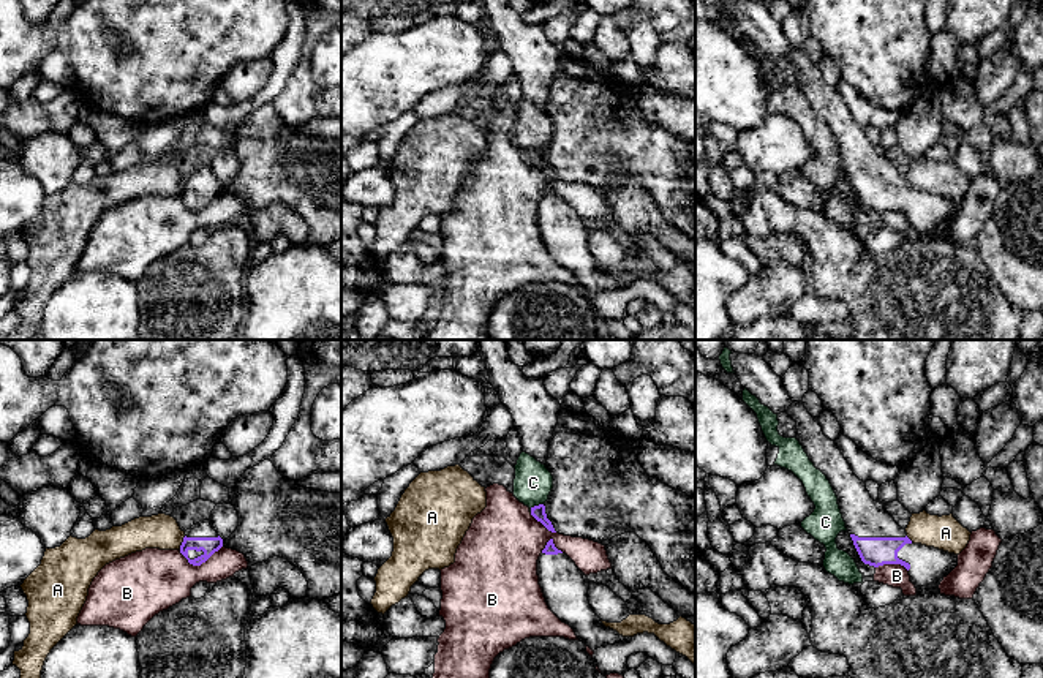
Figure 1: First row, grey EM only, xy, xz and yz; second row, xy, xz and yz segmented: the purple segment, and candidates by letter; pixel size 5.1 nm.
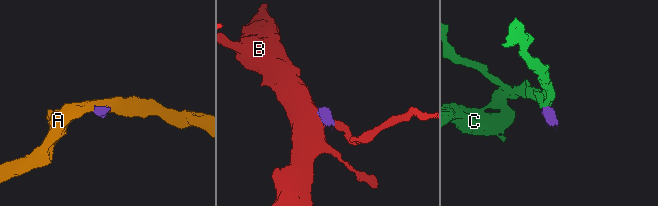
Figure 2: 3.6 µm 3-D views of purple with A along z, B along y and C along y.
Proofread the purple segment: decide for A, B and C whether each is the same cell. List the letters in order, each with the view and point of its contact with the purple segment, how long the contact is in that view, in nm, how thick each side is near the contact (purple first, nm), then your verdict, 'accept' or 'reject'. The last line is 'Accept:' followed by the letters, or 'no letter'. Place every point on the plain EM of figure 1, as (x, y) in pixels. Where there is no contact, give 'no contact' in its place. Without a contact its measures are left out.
A: contact xy (182, 188); length 80 nm; calibres 90 and 180 nm; reject
B: contact xy (199, 210); length 220 nm; calibres 90 and 320 nm; reject
C: contact xz (536, 152); length 80 nm; calibres 70 and 200 nm; reject
Accept: no letter

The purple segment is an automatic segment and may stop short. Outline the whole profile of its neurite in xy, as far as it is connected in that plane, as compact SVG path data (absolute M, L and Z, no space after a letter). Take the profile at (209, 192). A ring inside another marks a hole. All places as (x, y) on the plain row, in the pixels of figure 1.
M204 166L185 177L180 199L190 210L201 212L221 193L223 185L218 182L210 166Z

